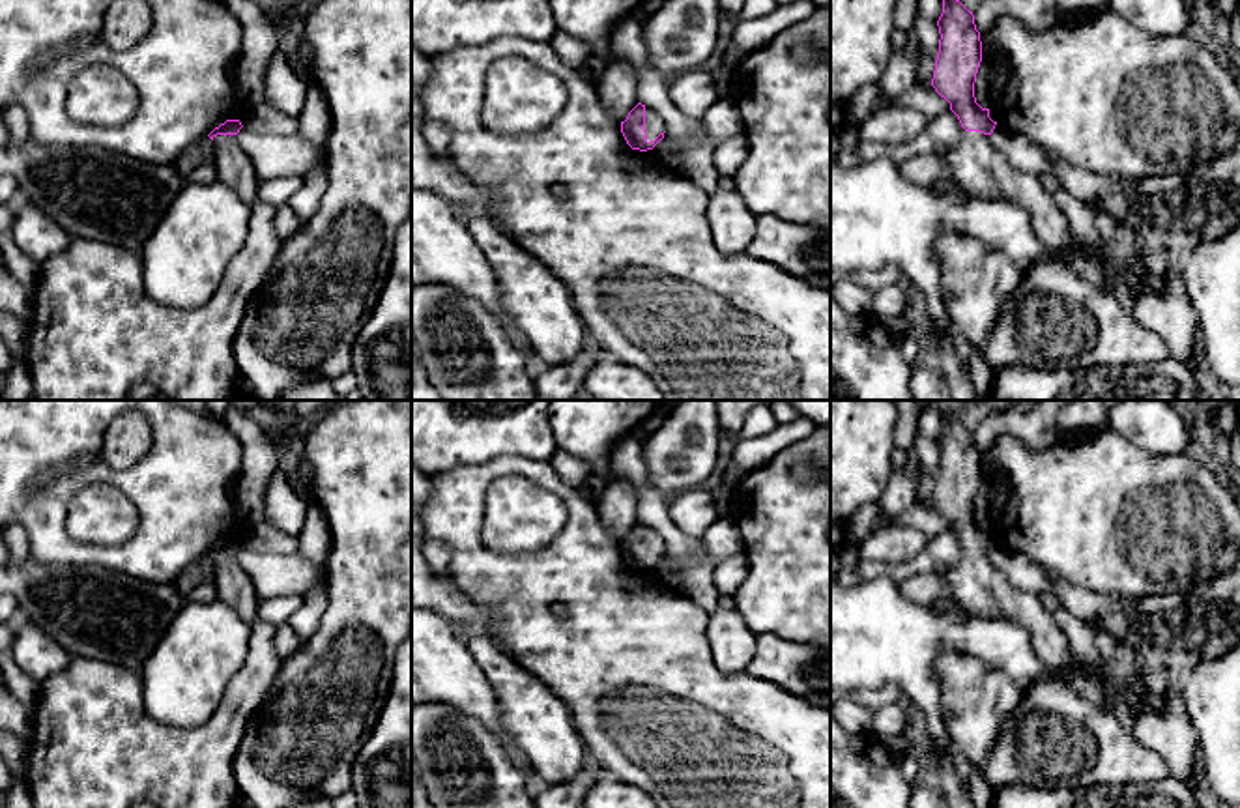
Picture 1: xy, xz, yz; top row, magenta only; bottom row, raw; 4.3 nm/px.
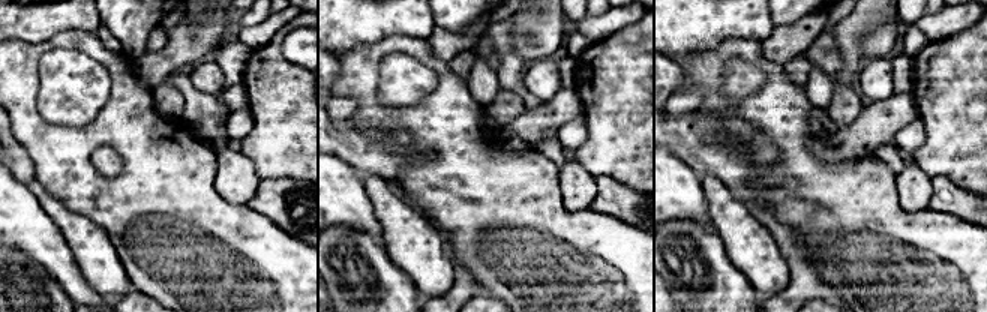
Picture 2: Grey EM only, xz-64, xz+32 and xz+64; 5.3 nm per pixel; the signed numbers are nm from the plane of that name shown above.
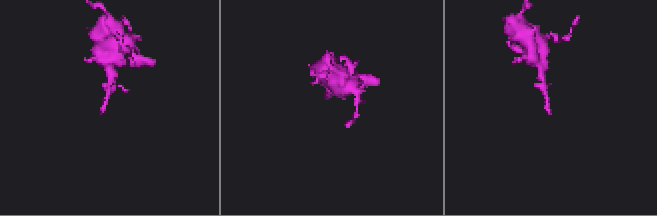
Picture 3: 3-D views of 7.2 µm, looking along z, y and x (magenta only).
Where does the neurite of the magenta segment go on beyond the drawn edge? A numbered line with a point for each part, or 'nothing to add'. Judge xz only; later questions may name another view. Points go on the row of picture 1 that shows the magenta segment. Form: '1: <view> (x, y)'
1: xz (653, 126)

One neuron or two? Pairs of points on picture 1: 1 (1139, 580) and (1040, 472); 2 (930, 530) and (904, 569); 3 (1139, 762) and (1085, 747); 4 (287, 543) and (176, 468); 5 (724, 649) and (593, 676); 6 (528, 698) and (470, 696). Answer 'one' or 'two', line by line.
1: one
2: two
3: one
4: two
5: two
6: two

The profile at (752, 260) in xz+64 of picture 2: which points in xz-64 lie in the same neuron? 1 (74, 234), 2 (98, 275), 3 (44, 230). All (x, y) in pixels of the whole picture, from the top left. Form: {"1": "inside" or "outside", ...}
{"1": "inside", "2": "inside", "3": "outside"}

